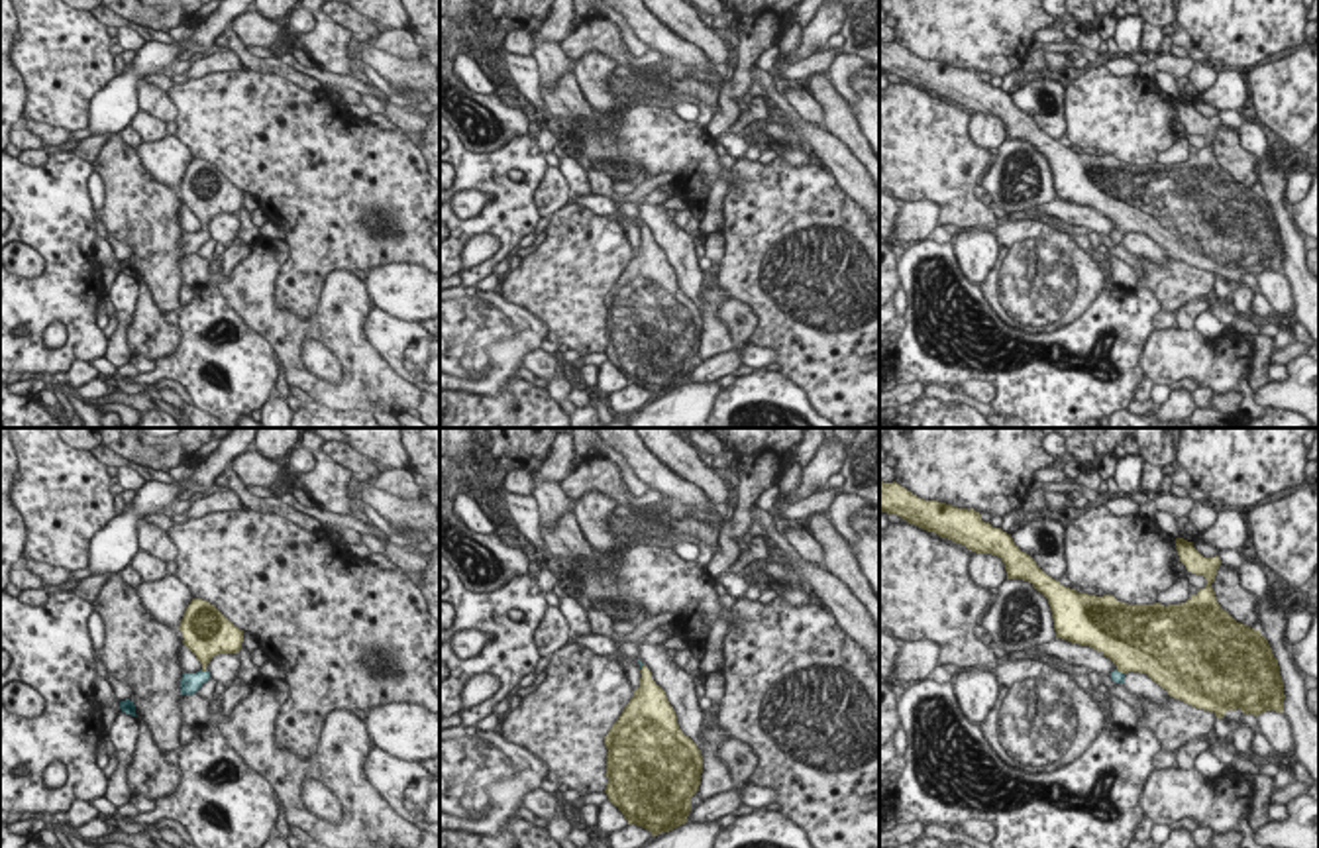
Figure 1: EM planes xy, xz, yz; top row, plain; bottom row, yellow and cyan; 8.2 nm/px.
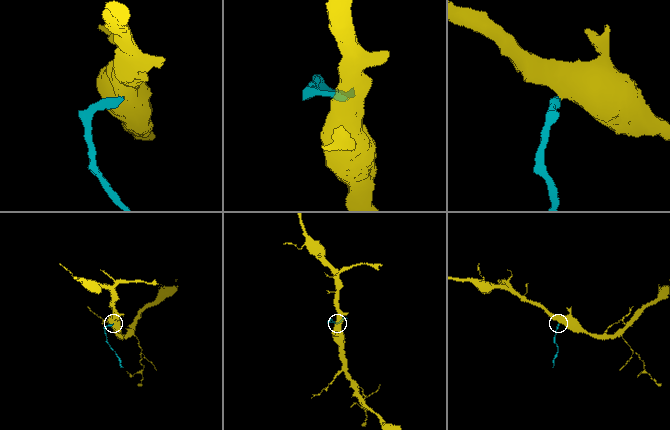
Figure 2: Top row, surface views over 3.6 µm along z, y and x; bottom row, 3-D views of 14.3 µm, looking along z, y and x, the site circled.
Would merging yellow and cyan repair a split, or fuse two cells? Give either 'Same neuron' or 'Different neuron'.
Same neuron

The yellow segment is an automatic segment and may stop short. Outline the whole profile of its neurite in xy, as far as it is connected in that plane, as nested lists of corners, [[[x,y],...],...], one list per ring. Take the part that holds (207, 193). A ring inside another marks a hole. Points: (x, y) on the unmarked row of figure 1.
[[[192,159],[185,171],[179,190],[183,204],[196,216],[202,230],[183,234],[181,255],[194,255],[208,239],[206,226],[218,214],[237,214],[243,202],[243,190],[230,183],[214,165]]]

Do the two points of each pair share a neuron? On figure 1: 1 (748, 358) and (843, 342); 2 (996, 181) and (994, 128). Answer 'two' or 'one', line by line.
1: two
2: two

